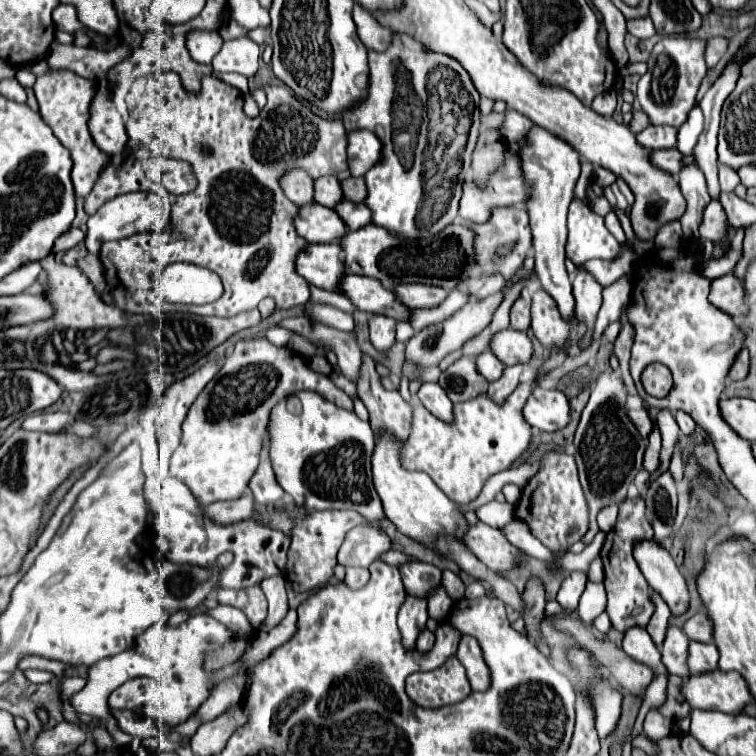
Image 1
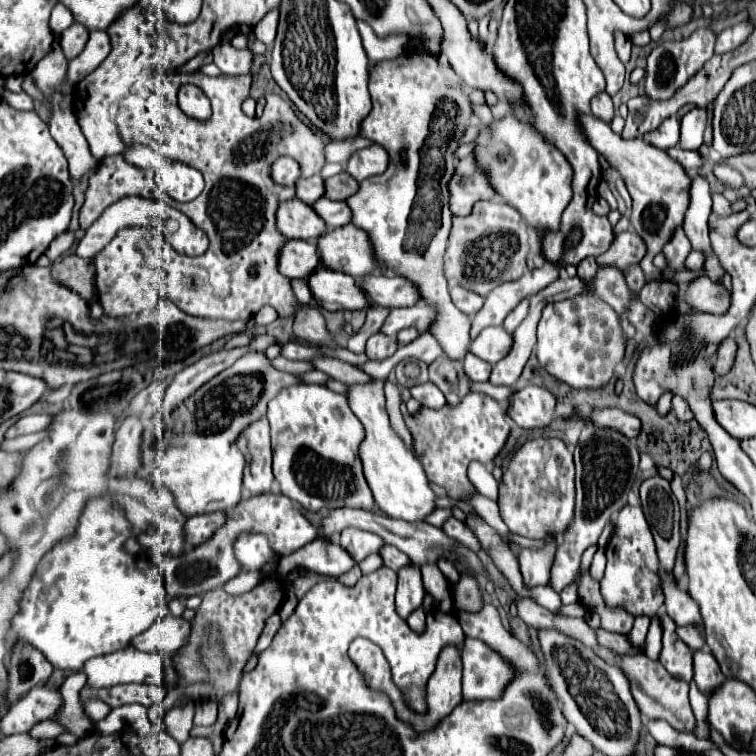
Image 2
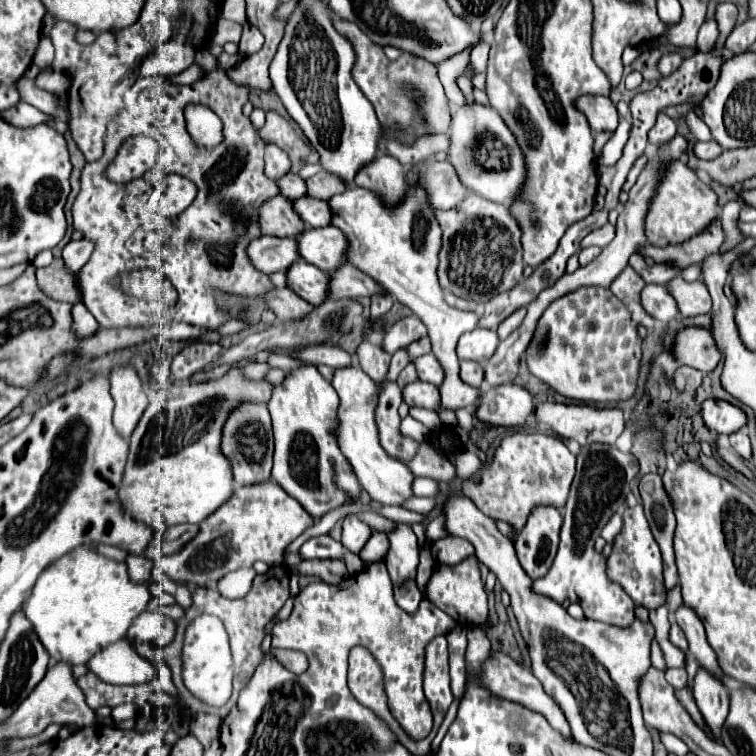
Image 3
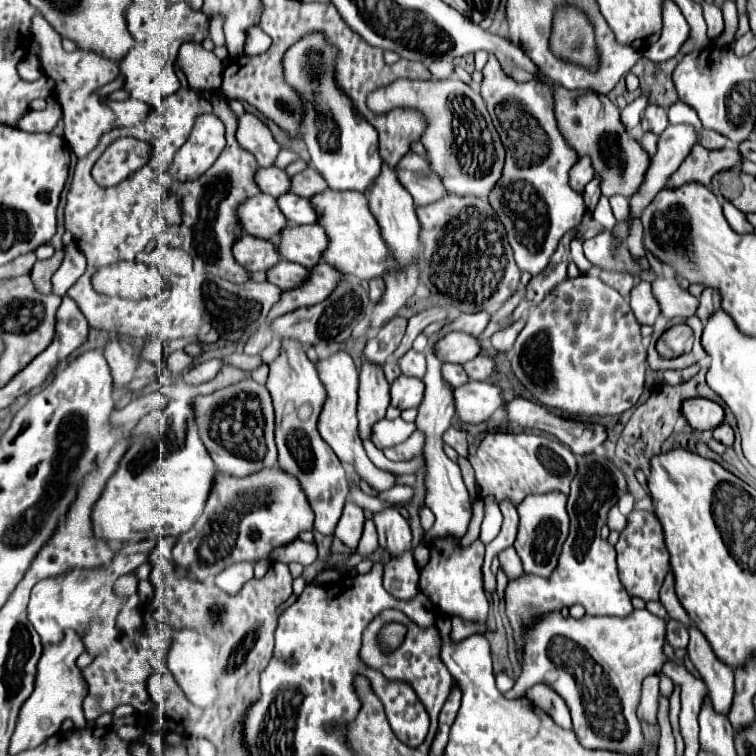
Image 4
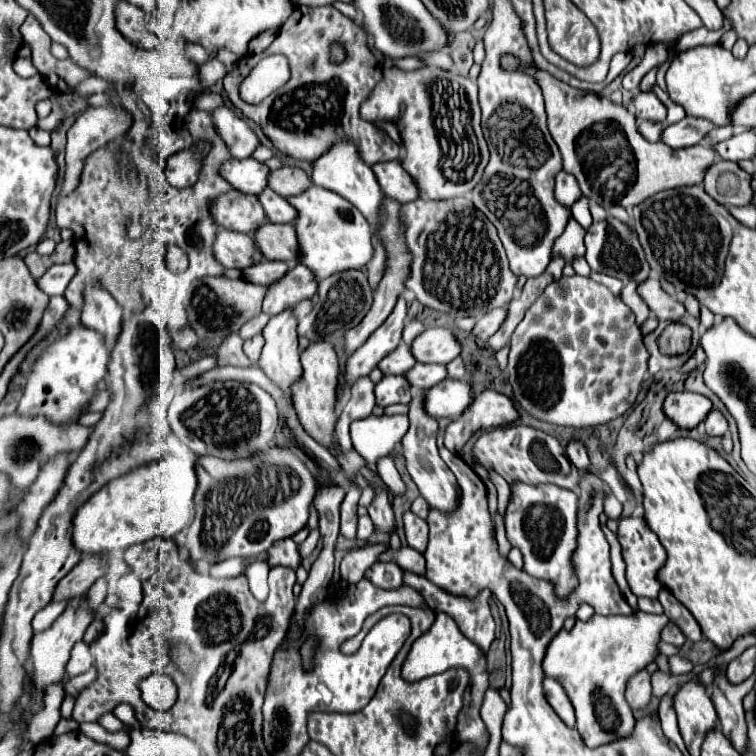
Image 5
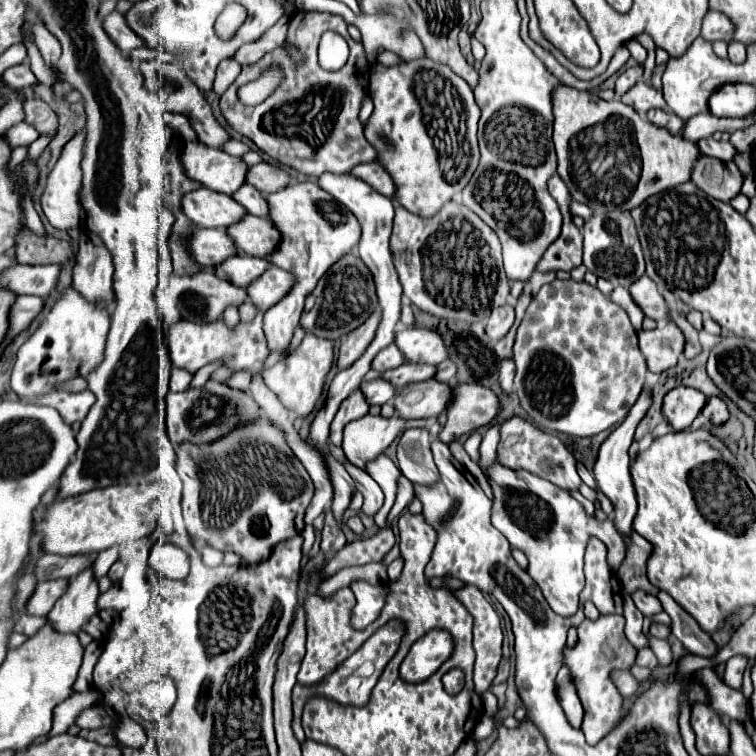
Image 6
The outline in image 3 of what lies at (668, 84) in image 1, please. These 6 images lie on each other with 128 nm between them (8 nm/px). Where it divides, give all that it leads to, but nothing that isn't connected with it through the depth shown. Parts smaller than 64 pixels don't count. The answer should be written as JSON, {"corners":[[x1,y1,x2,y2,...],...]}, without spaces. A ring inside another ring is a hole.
{"corners":[[706,20,706,22,700,26,698,40,696,40,696,50,708,54,708,52,714,50,716,40,718,40,718,26,716,26,716,20],[678,52,664,54,664,56,658,60,658,64,656,64,656,68,658,68,658,72,660,72,660,78,670,76,672,72,676,72,676,70,680,68,680,62,682,62,682,60,678,60]]}

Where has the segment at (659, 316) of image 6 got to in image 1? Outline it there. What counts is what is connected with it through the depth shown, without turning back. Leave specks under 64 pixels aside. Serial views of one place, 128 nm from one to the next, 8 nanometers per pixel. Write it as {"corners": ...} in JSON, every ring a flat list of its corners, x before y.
{"corners":[[726,274,726,276,712,280,708,298,716,308,728,312,736,320,742,320,748,314,748,306,744,300,746,298,744,282,736,278,734,274]]}

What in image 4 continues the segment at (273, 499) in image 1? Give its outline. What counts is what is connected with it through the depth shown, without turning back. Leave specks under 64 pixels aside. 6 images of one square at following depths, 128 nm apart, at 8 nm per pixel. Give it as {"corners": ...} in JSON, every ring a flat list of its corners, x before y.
{"corners":[[246,378,238,384,192,400,198,432,222,476,244,478,262,468,276,466,274,410,266,386]]}

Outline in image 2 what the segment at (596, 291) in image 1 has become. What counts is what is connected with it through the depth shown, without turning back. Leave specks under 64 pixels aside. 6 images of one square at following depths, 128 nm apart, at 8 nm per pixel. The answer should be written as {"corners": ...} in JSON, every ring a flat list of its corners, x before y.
{"corners":[[586,258,578,264,578,276,580,280,584,280,584,284,592,284,592,276,596,276,596,262,594,258]]}

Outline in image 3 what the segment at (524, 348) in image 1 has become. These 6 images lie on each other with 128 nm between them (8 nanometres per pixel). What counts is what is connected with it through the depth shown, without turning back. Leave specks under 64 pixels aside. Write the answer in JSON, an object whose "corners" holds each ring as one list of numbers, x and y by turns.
{"corners":[[476,328,468,334,464,334,458,342,458,356,462,360,474,360,474,362,488,362,492,358,492,352,500,344,500,338,496,330,490,328]]}

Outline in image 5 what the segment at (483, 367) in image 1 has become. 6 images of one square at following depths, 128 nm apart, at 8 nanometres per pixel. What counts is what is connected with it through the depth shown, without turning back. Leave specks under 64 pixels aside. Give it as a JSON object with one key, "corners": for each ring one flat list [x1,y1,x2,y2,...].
{"corners":[[416,364,406,378,410,380,414,390,432,388,432,384,440,384,440,380,448,378,448,370,444,364]]}

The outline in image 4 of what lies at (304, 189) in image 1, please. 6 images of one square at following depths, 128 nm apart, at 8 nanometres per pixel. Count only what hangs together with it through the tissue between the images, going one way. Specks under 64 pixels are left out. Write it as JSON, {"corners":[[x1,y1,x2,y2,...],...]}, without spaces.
{"corners":[[254,114,238,116,238,132,236,138,242,148,252,152,262,168,270,168,276,162,280,152,280,144,274,140,270,128]]}

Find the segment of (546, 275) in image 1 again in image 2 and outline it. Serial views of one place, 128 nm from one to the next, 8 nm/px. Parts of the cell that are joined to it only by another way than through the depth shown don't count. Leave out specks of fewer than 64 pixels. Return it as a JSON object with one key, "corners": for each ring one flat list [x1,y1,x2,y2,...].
{"corners":[[506,116,494,122,492,132,482,130,476,144,478,146,474,150,474,156,486,168,490,184,496,188,496,198,493,200,502,200,502,202,512,204,522,214,522,218,528,222,538,242,542,242,542,238,548,232,556,232,560,228,562,212,572,200,572,166,568,164,564,154,556,150,554,144,548,144,548,140,544,140,544,136,540,136,540,132,536,132,536,128,528,124,528,120,520,120,516,116]]}

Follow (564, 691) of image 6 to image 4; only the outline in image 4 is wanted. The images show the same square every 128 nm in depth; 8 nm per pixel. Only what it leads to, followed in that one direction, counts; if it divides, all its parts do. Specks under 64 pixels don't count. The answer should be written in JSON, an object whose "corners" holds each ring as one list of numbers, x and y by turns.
{"corners":[[536,684,536,686,526,690,524,698,530,700,532,706,540,708,542,712,546,712,560,728,564,728,564,730,572,728,572,720,570,720,570,712,568,712,566,702,556,692,552,692,550,686]]}

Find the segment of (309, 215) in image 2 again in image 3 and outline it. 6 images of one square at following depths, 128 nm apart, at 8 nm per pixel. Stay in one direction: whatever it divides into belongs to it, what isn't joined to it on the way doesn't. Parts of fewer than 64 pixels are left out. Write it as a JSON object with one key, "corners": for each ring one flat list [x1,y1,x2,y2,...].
{"corners":[[276,196,268,200,260,208,260,222,262,232,270,236,282,236,282,238,296,238,300,232,304,232,304,220,296,216,292,208,292,200,286,196]]}

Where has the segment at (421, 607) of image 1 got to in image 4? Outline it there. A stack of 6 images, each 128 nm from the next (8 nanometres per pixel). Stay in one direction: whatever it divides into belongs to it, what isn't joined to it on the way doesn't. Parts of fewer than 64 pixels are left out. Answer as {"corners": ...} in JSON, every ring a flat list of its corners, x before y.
{"corners":[[384,510,374,514,380,546,392,556,400,556,402,552,412,550,412,532,408,522,402,518,398,510]]}

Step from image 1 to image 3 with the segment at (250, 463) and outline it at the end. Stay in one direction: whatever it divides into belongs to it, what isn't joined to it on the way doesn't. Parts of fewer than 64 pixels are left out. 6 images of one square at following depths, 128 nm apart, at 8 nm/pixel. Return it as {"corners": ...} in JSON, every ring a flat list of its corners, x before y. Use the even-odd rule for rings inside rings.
{"corners":[[240,366,230,368,222,378,180,386,176,396,170,398,178,400,174,426,160,426,160,432,146,438,152,440,150,444,140,442,136,450,128,454,120,490,126,512,148,524,154,536,163,536,174,524,200,524,206,516,216,512,220,504,226,504,234,492,234,476,230,460,220,452,224,420,228,420,228,412,244,404,244,400,268,402,272,398,272,388,274,384,268,380,250,380,244,376],[134,454,140,462,138,474,134,474]]}

